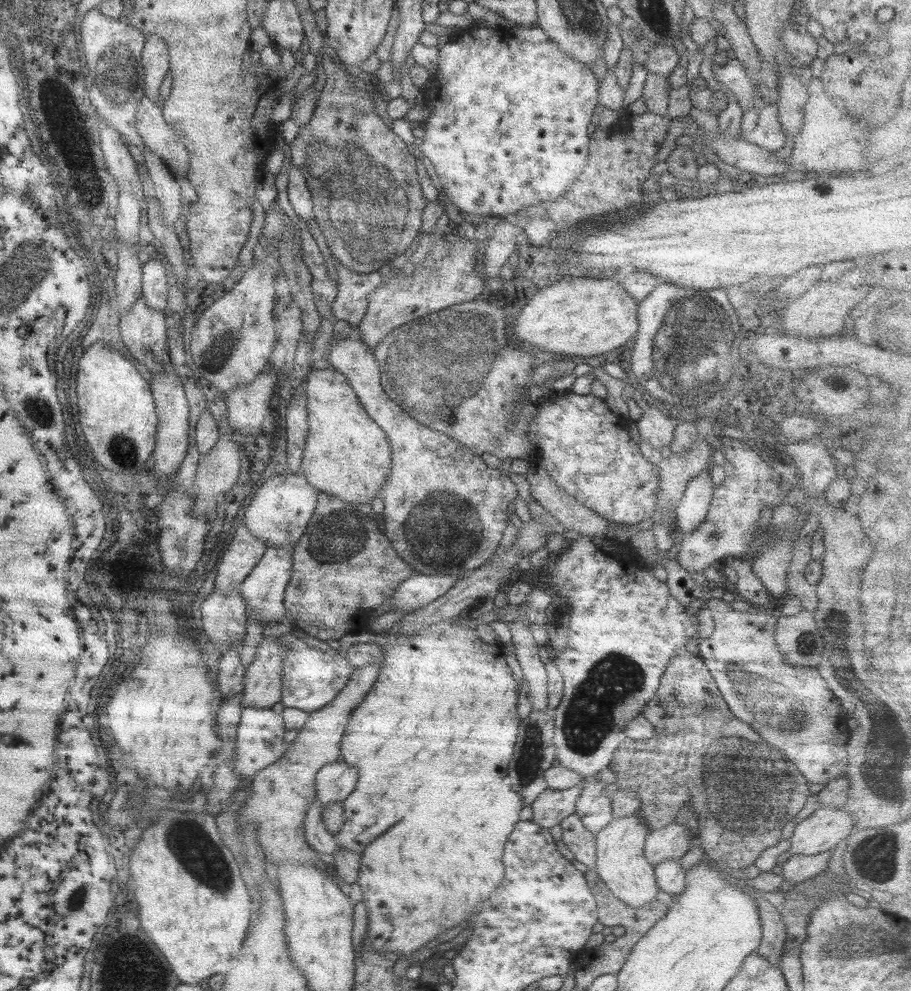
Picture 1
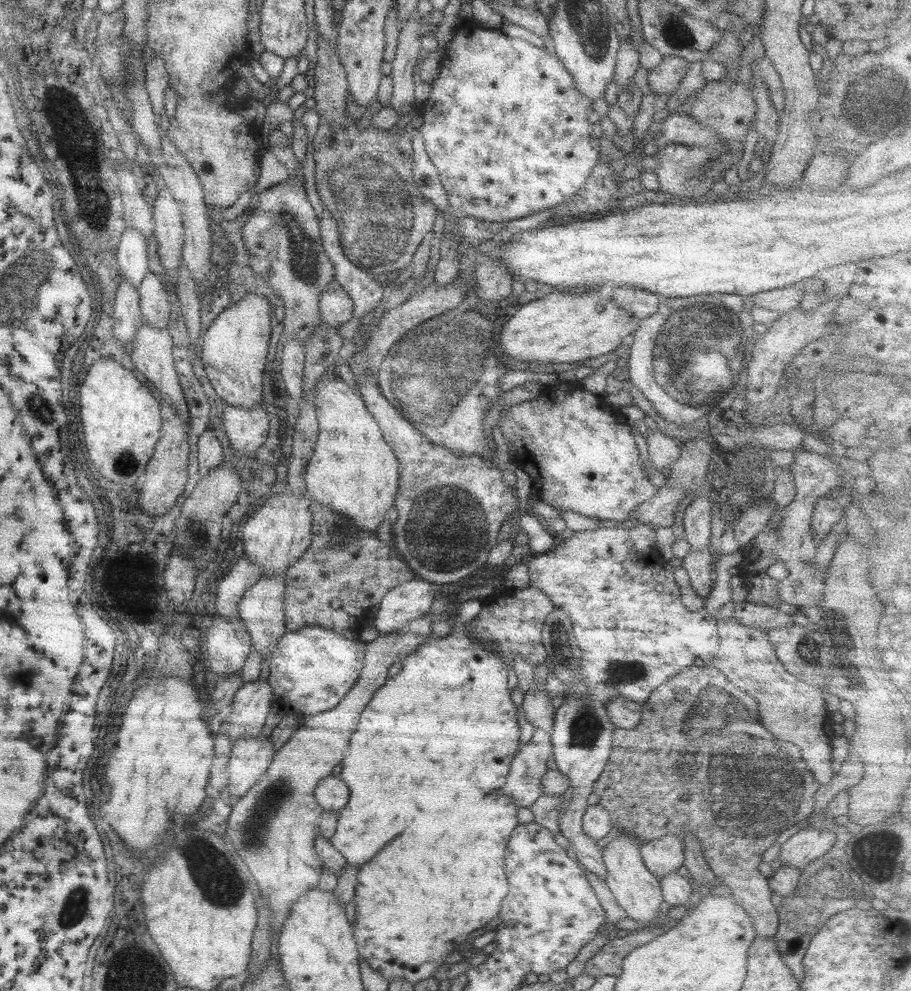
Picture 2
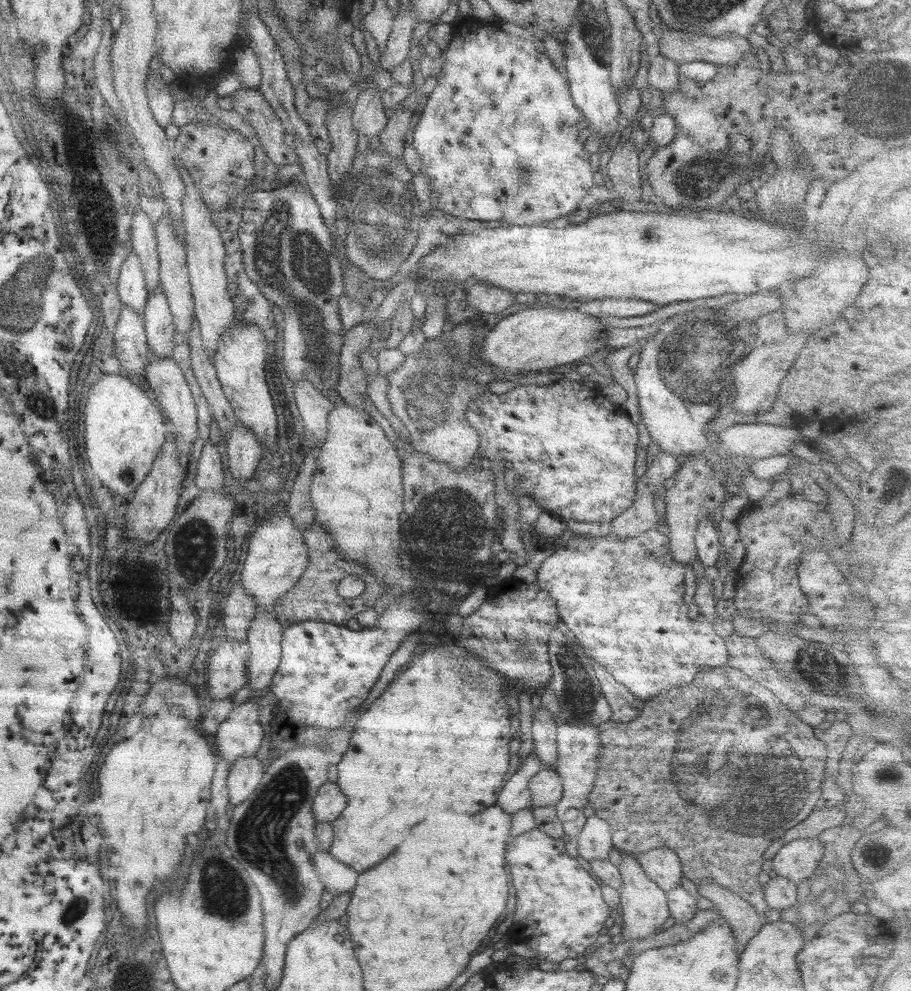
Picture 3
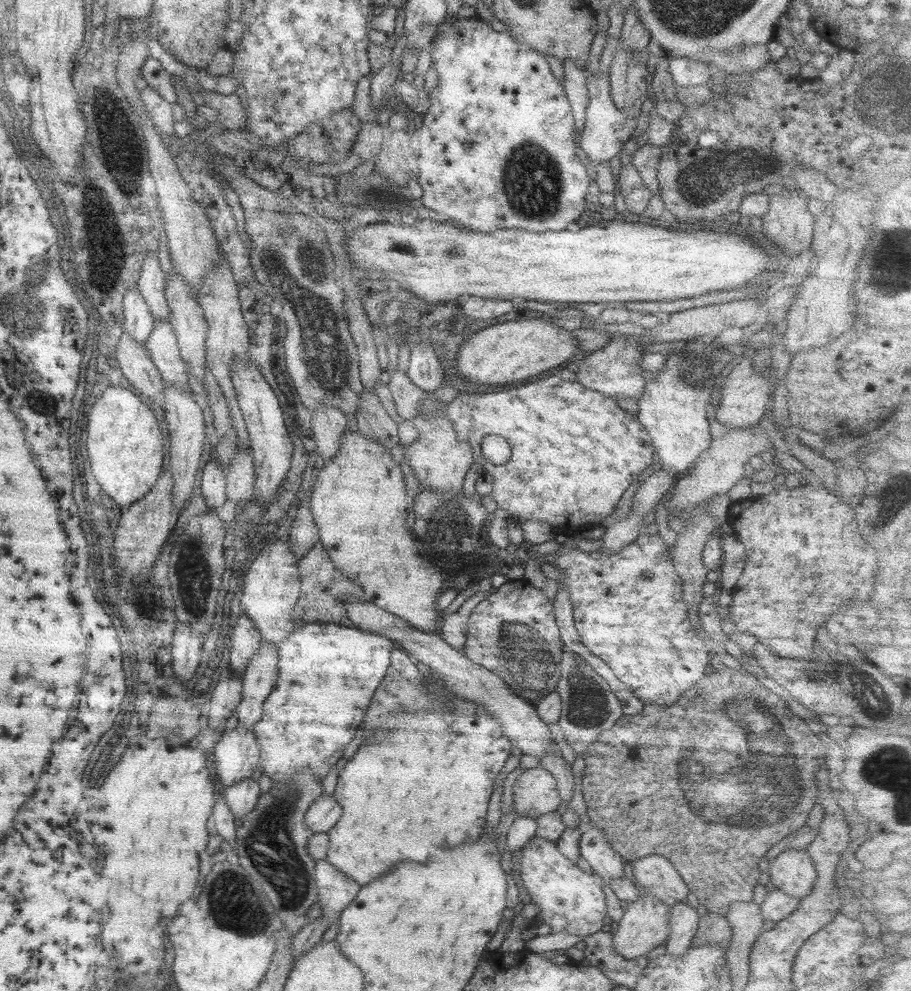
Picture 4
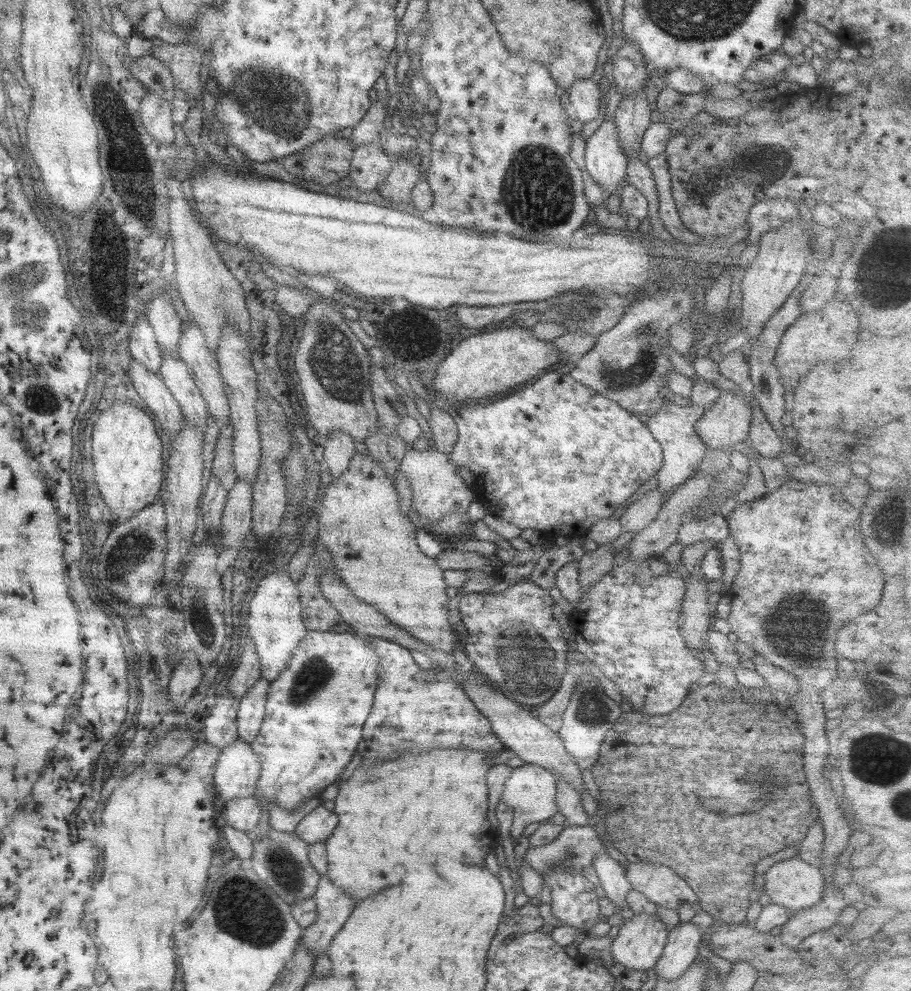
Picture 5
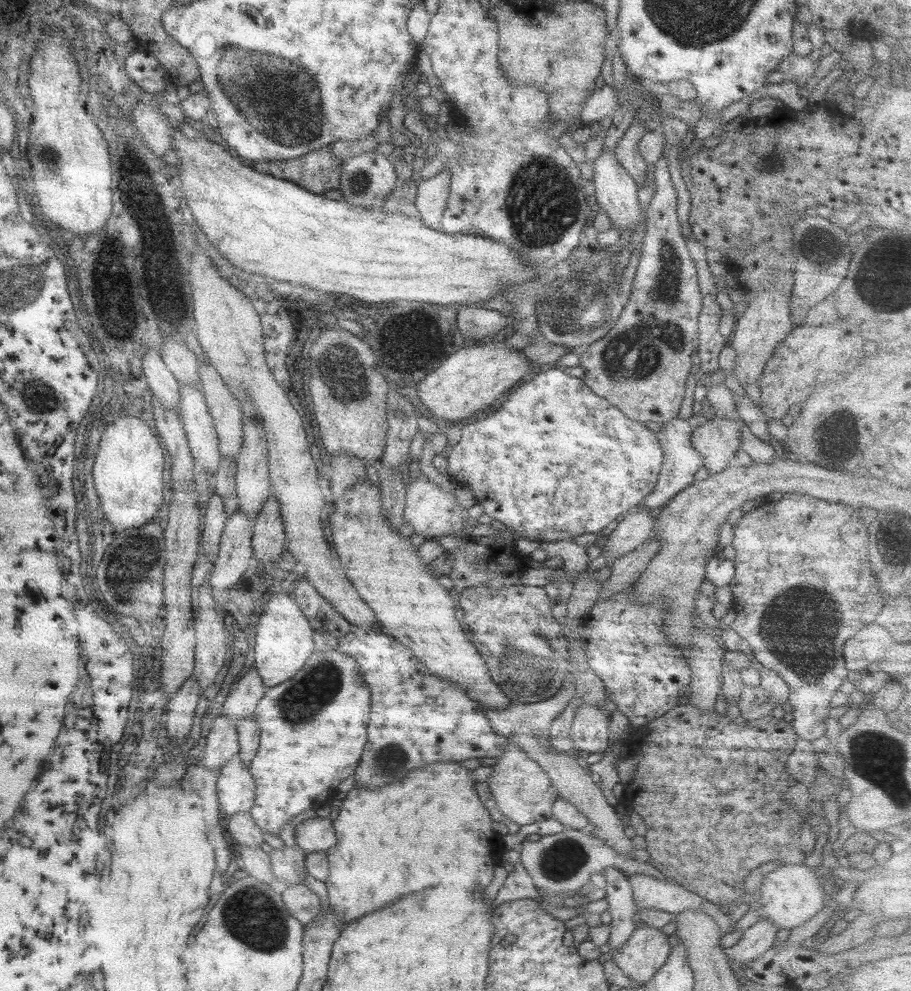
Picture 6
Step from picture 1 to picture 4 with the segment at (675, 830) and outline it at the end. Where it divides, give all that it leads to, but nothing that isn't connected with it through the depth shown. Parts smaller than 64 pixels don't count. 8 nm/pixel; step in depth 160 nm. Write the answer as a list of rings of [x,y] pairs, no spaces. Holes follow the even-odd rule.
[[[647,855],[630,863],[633,882],[657,900],[671,908],[687,896],[688,888],[673,868],[670,860],[663,856]]]

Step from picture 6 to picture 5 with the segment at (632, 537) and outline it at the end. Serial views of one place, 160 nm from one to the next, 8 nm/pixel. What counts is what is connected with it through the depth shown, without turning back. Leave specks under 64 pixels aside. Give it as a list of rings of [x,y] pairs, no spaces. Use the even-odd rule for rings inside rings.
[[[651,484],[638,500],[628,502],[619,517],[620,532],[639,532],[654,518],[664,498],[658,489]]]

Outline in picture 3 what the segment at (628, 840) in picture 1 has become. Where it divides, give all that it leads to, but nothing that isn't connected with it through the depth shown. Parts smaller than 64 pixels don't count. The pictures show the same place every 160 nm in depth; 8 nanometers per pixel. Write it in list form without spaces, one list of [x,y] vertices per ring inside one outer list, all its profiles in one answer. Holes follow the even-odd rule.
[[[621,853],[621,858],[617,867],[621,875],[621,886],[617,890],[618,904],[616,907],[622,911],[623,923],[620,925],[620,930],[623,930],[623,932],[620,932],[615,940],[622,944],[631,945],[634,941],[647,938],[655,934],[655,930],[662,928],[668,917],[668,909],[666,894],[652,880],[646,877],[633,855]]]

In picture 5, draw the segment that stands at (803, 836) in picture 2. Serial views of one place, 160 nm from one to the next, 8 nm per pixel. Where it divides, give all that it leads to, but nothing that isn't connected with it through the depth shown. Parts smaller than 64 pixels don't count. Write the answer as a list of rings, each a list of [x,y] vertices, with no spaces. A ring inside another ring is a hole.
[[[797,856],[772,864],[762,878],[762,893],[769,898],[769,903],[787,909],[789,916],[815,905],[824,891],[824,878],[819,868]]]

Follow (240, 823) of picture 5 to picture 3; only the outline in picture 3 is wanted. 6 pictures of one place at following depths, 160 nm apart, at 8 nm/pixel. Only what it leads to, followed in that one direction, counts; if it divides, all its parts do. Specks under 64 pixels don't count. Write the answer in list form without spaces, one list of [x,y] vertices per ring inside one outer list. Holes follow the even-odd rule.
[[[256,756],[239,759],[229,767],[226,777],[228,804],[237,806],[255,791],[263,775],[263,761]]]

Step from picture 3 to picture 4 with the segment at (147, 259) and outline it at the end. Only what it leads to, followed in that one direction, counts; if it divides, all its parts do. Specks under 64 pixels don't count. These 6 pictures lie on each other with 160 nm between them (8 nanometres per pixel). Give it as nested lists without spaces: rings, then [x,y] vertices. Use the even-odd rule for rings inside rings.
[[[144,254],[140,271],[133,278],[137,291],[145,305],[148,306],[154,321],[165,321],[169,318],[169,307],[165,302],[165,296],[163,296],[165,277],[159,269],[157,257],[153,254]]]

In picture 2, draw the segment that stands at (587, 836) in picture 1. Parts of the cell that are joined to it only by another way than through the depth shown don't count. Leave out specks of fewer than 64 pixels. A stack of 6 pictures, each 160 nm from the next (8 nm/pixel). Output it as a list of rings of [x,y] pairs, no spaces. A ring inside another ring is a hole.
[[[636,524],[633,527],[597,527],[590,531],[574,531],[570,538],[561,541],[554,550],[534,554],[526,559],[529,587],[549,597],[554,608],[561,609],[571,622],[571,632],[581,650],[581,672],[587,678],[585,686],[574,686],[572,695],[555,708],[553,728],[549,732],[551,760],[559,773],[569,779],[569,788],[561,795],[557,815],[557,827],[567,840],[575,861],[585,870],[602,879],[606,877],[601,851],[596,842],[590,840],[582,830],[582,816],[587,809],[587,797],[593,784],[603,772],[612,747],[615,726],[609,722],[605,705],[613,696],[642,704],[653,688],[663,684],[667,678],[696,663],[710,665],[718,647],[716,620],[705,609],[689,612],[680,601],[680,583],[673,578],[673,570],[667,561],[655,554],[654,528]]]

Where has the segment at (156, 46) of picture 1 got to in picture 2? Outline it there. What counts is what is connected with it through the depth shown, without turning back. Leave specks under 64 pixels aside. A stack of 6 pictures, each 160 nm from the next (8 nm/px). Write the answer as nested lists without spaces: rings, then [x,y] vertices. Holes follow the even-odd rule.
[[[156,54],[144,63],[144,85],[153,114],[158,118],[159,114],[163,114],[163,94],[168,88],[168,74]]]

